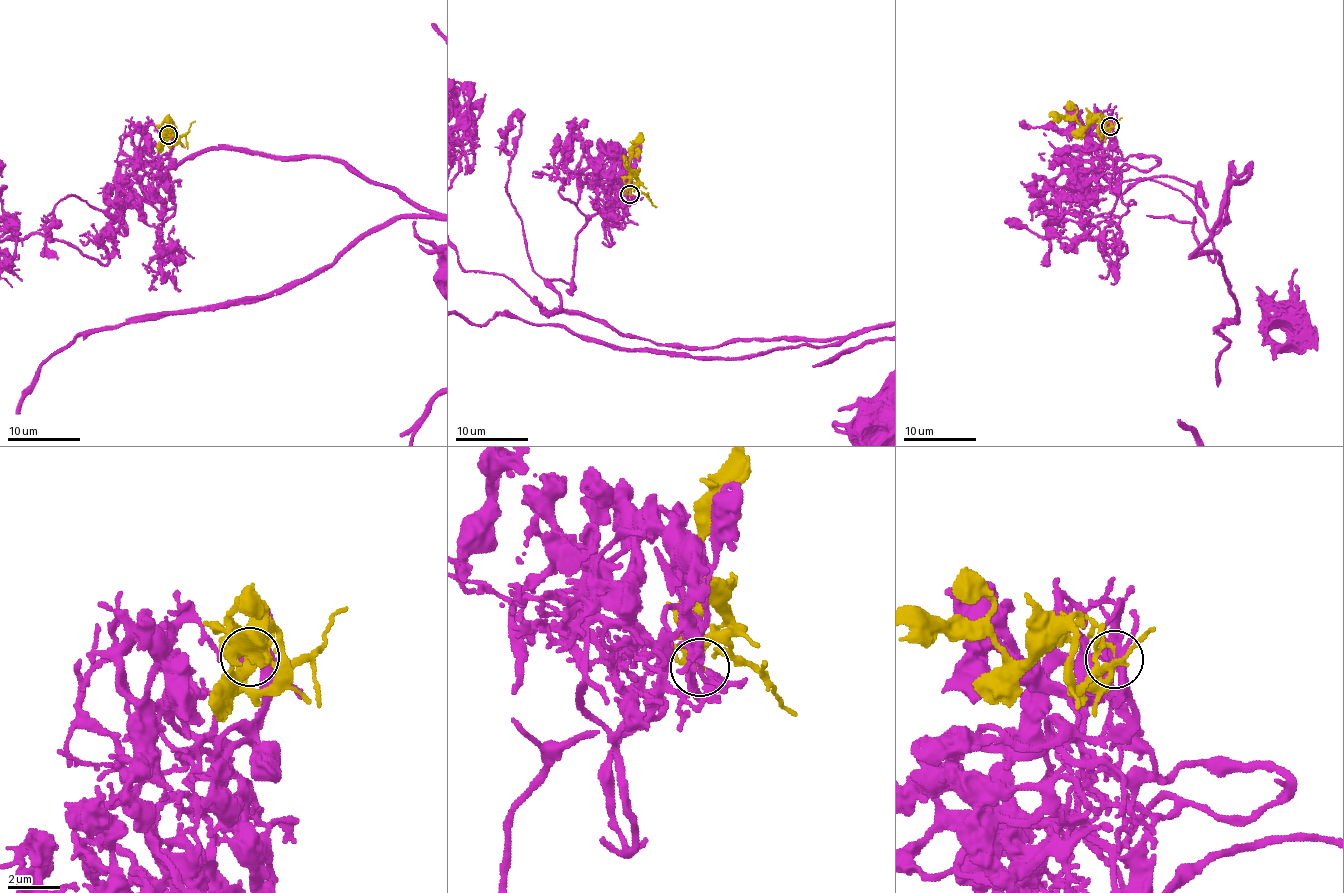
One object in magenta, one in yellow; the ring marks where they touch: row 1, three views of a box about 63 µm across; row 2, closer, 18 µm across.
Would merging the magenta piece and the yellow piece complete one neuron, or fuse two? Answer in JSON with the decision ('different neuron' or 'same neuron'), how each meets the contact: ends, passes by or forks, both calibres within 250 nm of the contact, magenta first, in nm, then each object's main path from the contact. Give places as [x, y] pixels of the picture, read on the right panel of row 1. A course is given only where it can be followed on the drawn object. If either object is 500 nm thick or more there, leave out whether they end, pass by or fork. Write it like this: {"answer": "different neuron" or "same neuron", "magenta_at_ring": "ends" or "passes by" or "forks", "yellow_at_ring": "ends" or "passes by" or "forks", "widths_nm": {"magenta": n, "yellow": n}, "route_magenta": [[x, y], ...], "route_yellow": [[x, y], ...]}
{"answer": "same neuron", "magenta_at_ring": "forks", "yellow_at_ring": "passes by", "widths_nm": {"magenta": 240, "yellow": 200}, "route_yellow": [[1110, 126], [1103, 120], [1081, 127], [1074, 120], [1061, 120], [1055, 115], [1049, 117]]}

